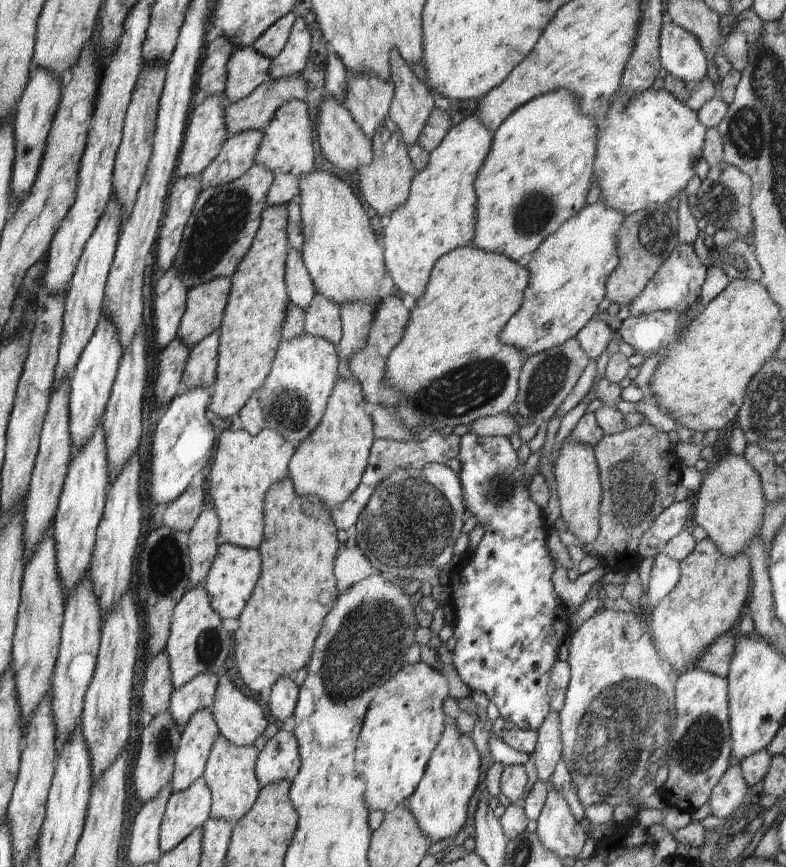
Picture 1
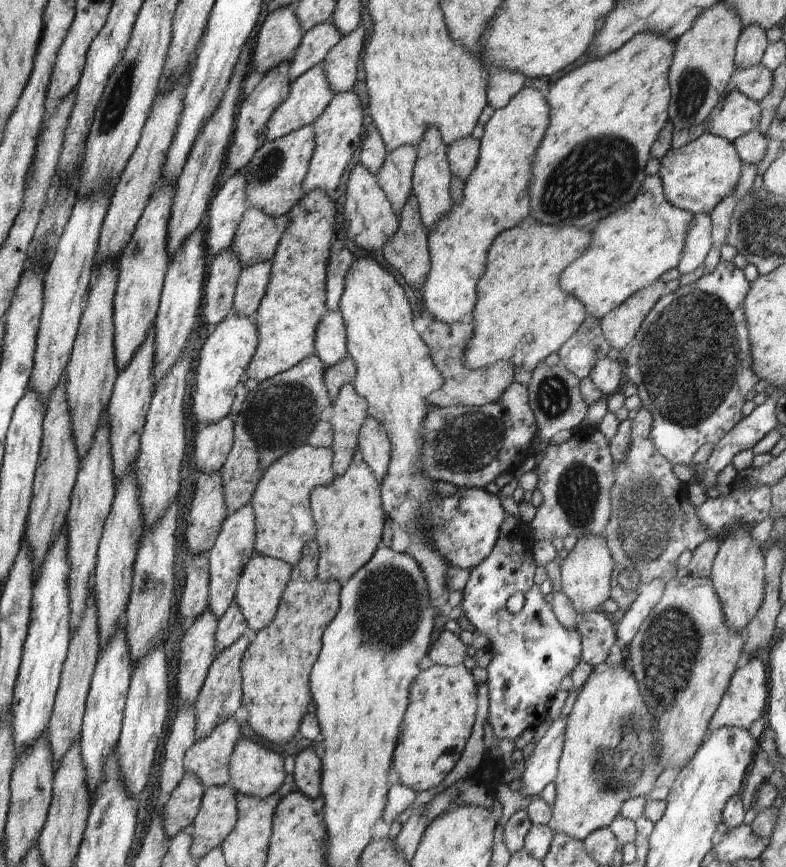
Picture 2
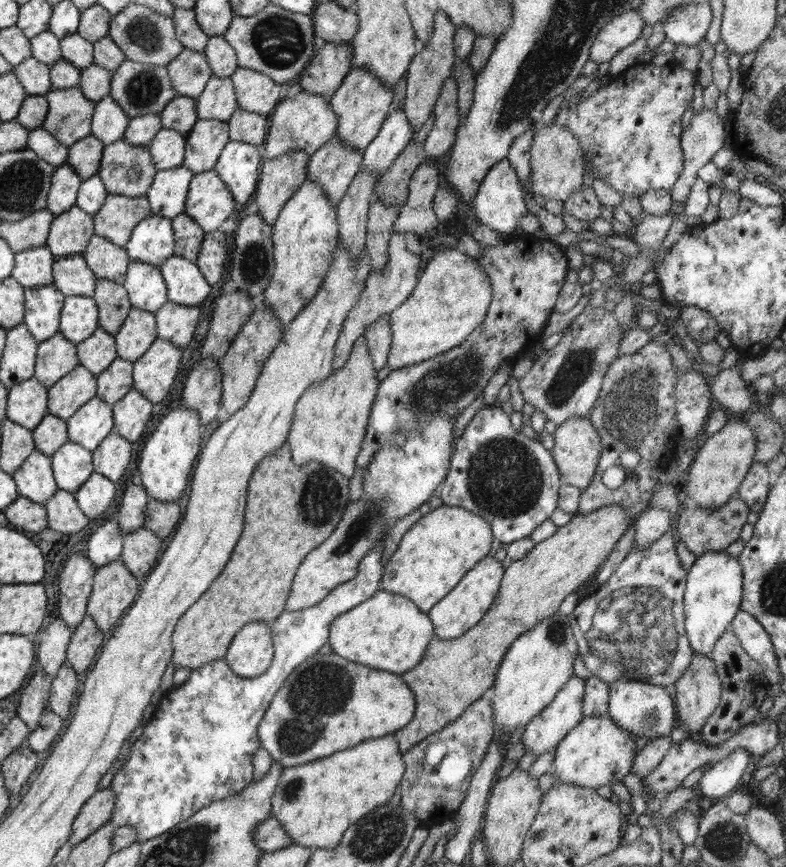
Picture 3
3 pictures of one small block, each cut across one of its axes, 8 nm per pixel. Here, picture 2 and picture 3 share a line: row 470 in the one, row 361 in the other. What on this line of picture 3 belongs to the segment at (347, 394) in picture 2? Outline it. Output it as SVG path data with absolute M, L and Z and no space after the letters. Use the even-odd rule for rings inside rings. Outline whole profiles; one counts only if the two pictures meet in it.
M394 231L390 235L387 264L384 265L381 272L374 272L372 270L369 272L369 276L364 282L364 290L360 293L356 304L352 307L350 314L342 325L334 351L333 371L337 371L344 366L355 340L365 334L369 324L372 324L382 315L390 314L412 294L418 281L418 273L420 272L420 254L422 252L420 243L421 238L414 233L404 234L400 231Z

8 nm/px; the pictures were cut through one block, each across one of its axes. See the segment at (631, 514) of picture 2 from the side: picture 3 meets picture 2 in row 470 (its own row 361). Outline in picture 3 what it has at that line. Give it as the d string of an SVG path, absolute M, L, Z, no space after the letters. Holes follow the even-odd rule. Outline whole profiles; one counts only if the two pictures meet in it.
M655 338L634 354L617 356L616 360L608 367L606 374L603 376L601 391L588 416L596 432L600 435L602 451L592 482L590 482L588 488L581 492L578 513L590 513L608 505L622 505L626 509L626 513L630 517L634 517L634 515L638 516L648 508L648 503L650 503L654 490L657 488L658 475L668 469L673 459L676 458L678 442L682 439L676 418L675 386L678 372L679 370L674 367L668 349L664 344L656 342ZM625 450L636 450L640 454L640 461L634 468L625 468L620 463L620 454ZM612 466L623 467L627 476L623 486L616 488L616 490L609 490L602 483L603 472ZM632 472L638 478L636 482L631 480Z

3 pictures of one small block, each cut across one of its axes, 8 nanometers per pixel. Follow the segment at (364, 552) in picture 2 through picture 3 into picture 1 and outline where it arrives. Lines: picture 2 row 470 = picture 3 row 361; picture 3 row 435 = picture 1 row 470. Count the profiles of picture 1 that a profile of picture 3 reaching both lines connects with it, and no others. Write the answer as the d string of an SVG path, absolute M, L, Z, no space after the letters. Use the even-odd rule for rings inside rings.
M355 377L336 378L320 424L296 446L290 459L289 477L298 496L318 496L330 511L348 500L358 488L374 442L374 424L364 411L365 398Z

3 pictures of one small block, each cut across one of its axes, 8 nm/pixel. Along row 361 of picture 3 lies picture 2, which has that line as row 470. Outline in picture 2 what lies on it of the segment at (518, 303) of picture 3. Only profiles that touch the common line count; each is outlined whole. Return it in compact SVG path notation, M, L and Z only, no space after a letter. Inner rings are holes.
M512 382L498 400L481 407L458 405L451 407L433 407L422 422L422 472L434 482L444 480L457 488L482 488L494 482L499 474L514 474L529 456L535 455L531 449L532 440L539 434L536 418L532 414L528 400L528 387Z

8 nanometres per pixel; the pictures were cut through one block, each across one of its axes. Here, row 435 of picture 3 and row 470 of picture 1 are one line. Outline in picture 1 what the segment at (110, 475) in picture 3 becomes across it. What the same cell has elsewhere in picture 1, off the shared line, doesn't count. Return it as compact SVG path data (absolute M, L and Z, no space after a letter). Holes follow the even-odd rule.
M140 328L132 338L132 344L122 353L117 375L110 393L103 424L104 444L106 444L106 460L108 460L108 482L111 485L120 470L126 466L130 456L137 451L142 436L142 410L144 410L144 386L148 382L148 348L144 338L145 328Z

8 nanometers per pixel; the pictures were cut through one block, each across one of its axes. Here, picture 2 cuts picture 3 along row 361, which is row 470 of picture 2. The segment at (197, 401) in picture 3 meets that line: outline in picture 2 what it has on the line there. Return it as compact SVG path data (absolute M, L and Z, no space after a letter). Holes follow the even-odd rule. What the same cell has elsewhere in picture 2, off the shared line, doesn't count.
M230 415L209 424L194 440L194 458L198 472L212 474L224 467L234 440L234 422Z

